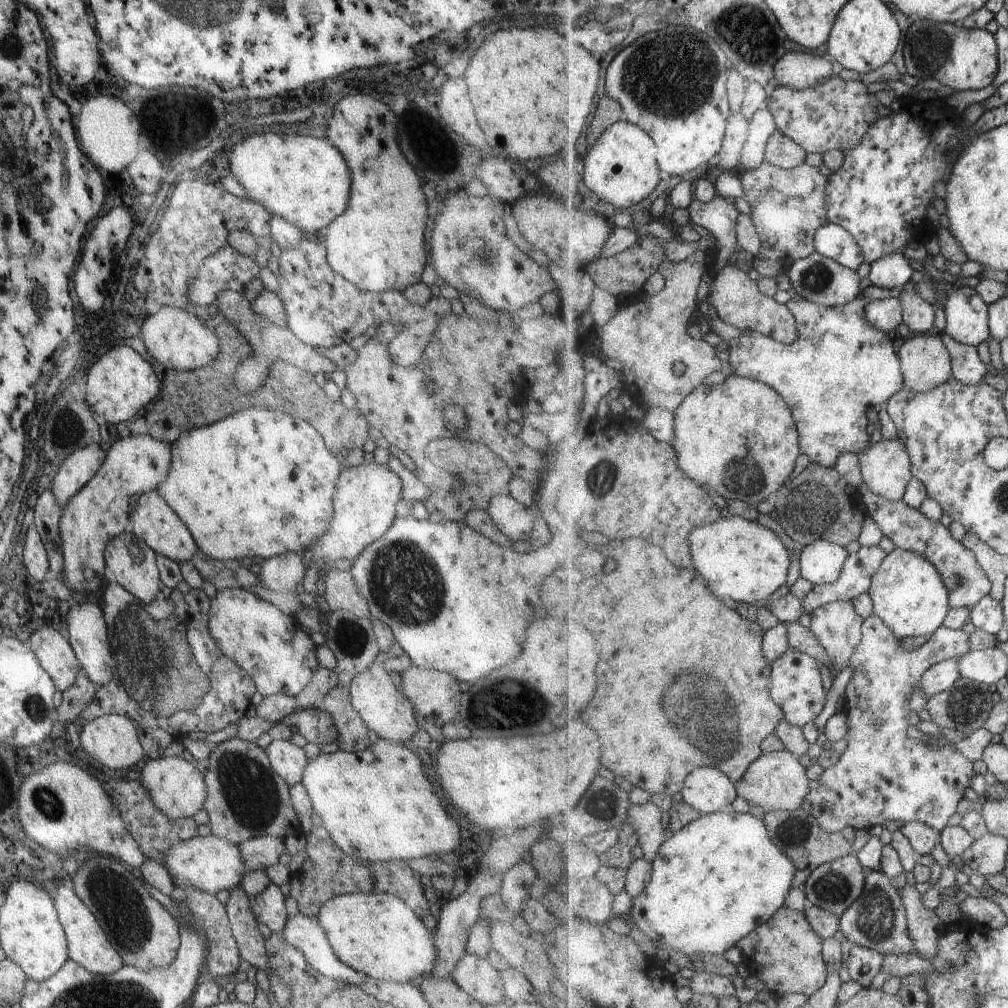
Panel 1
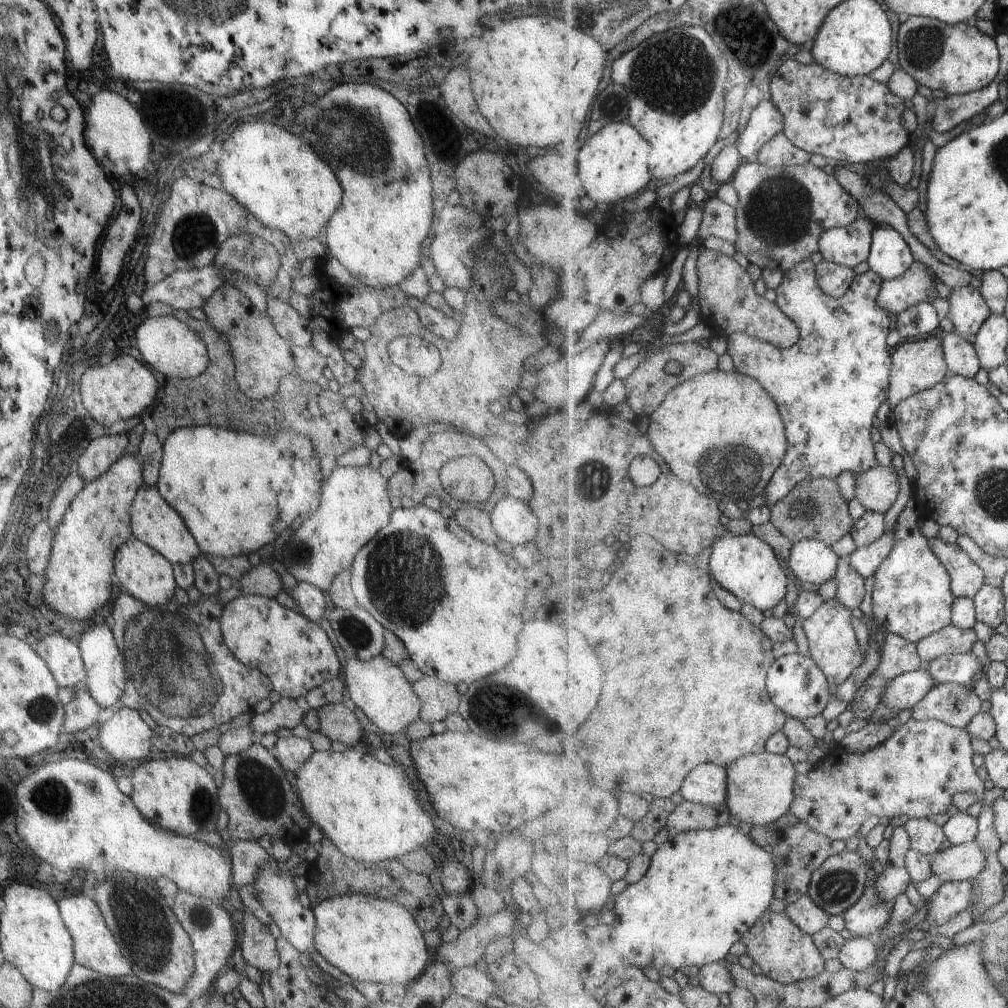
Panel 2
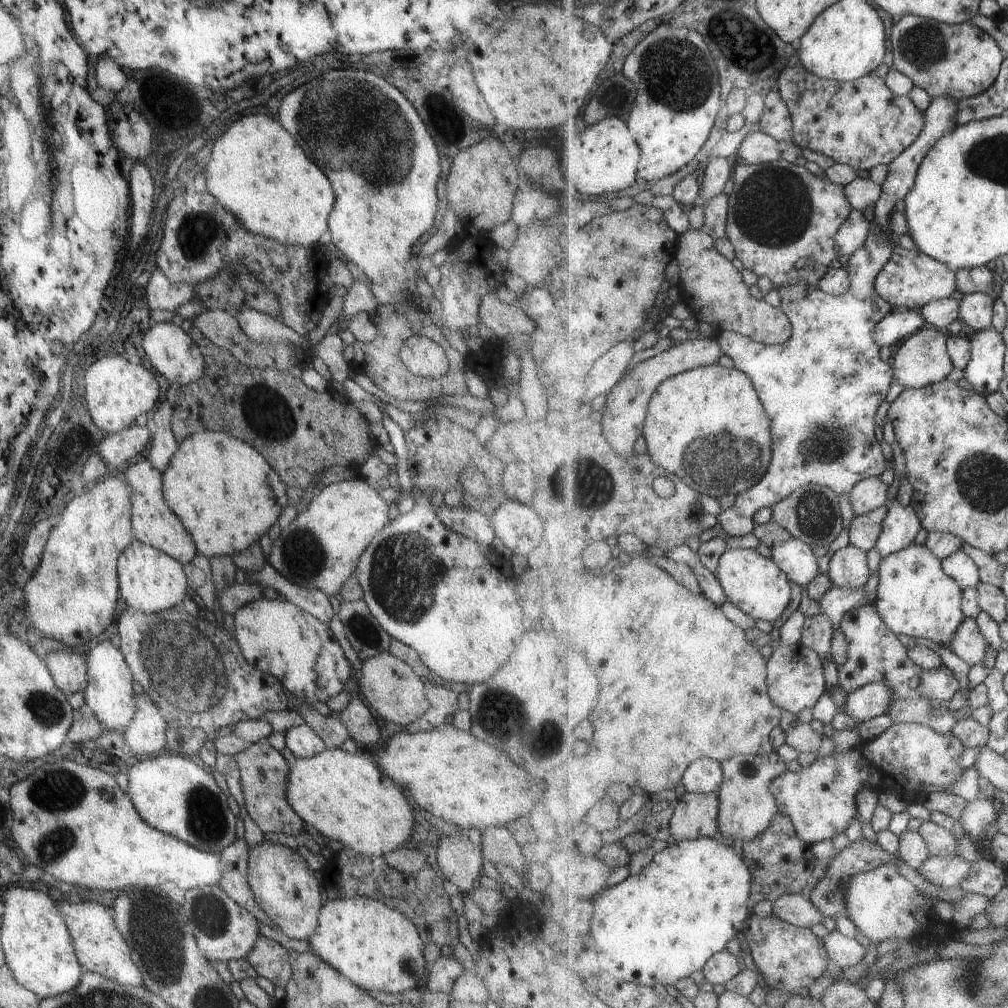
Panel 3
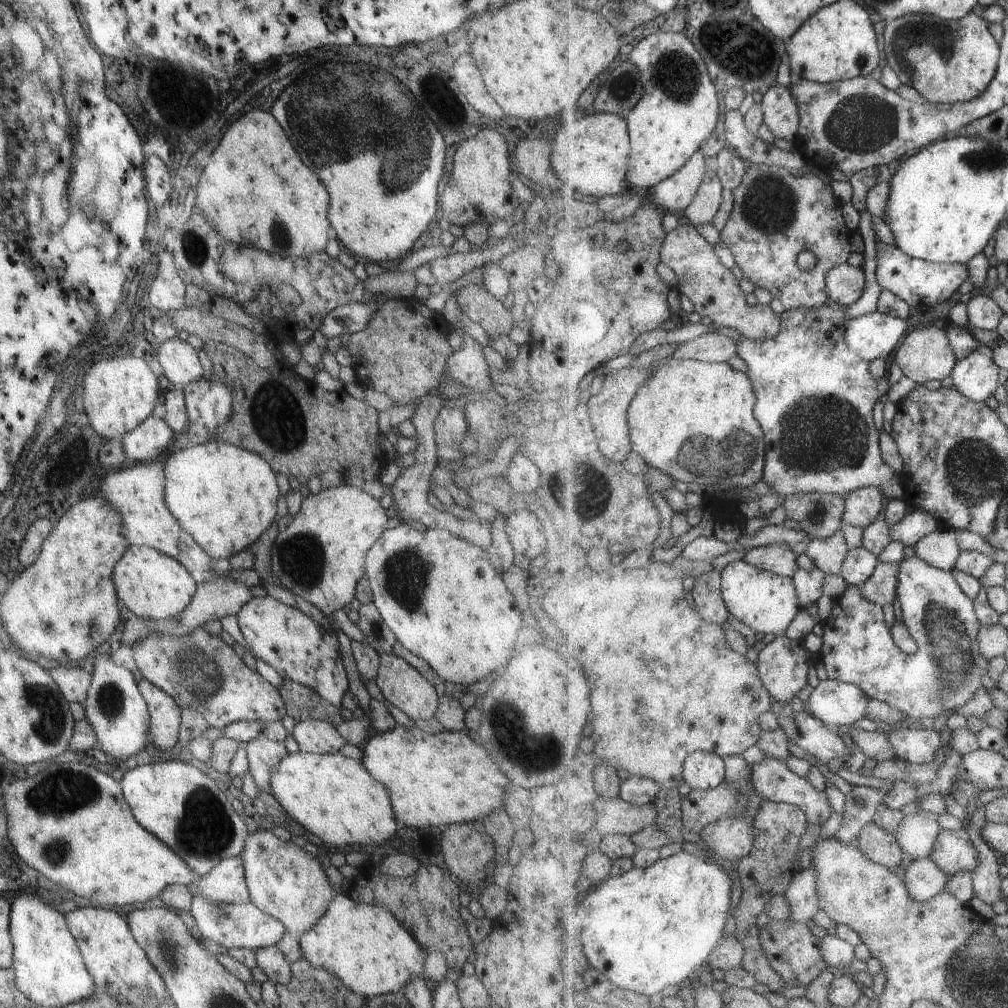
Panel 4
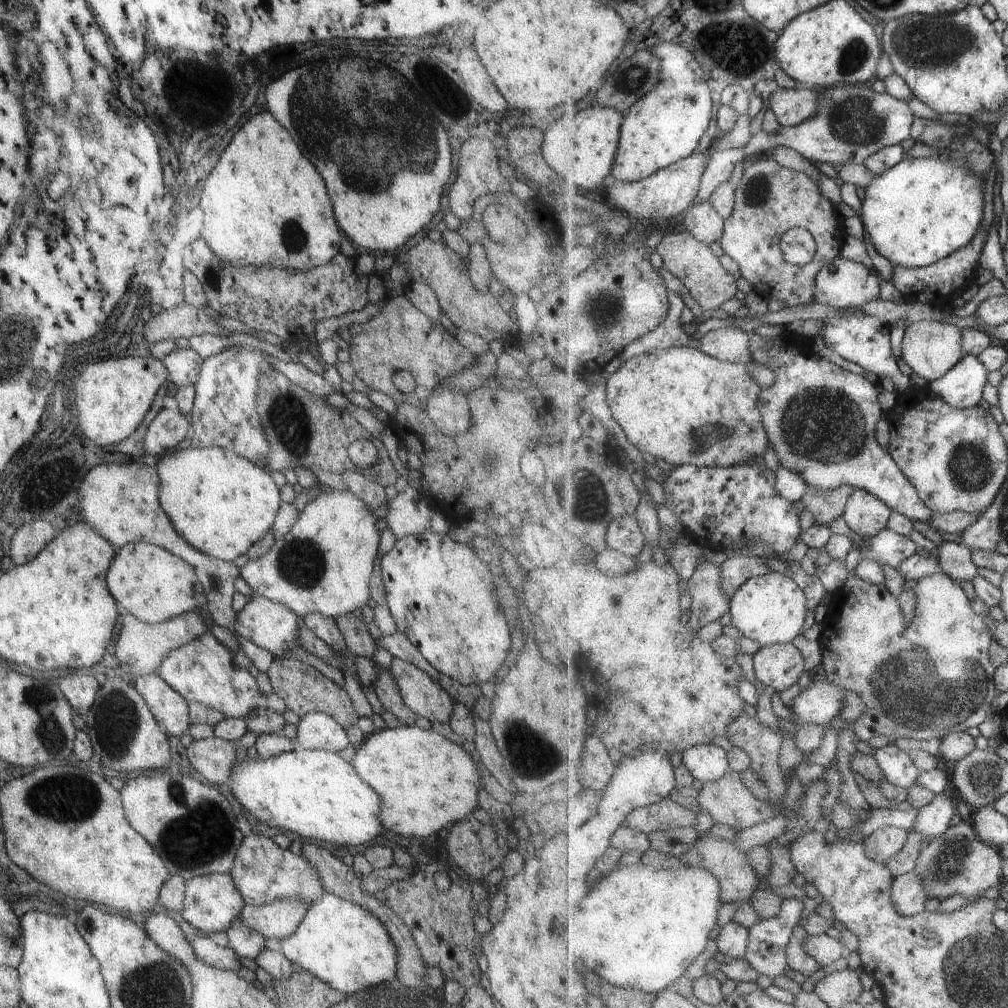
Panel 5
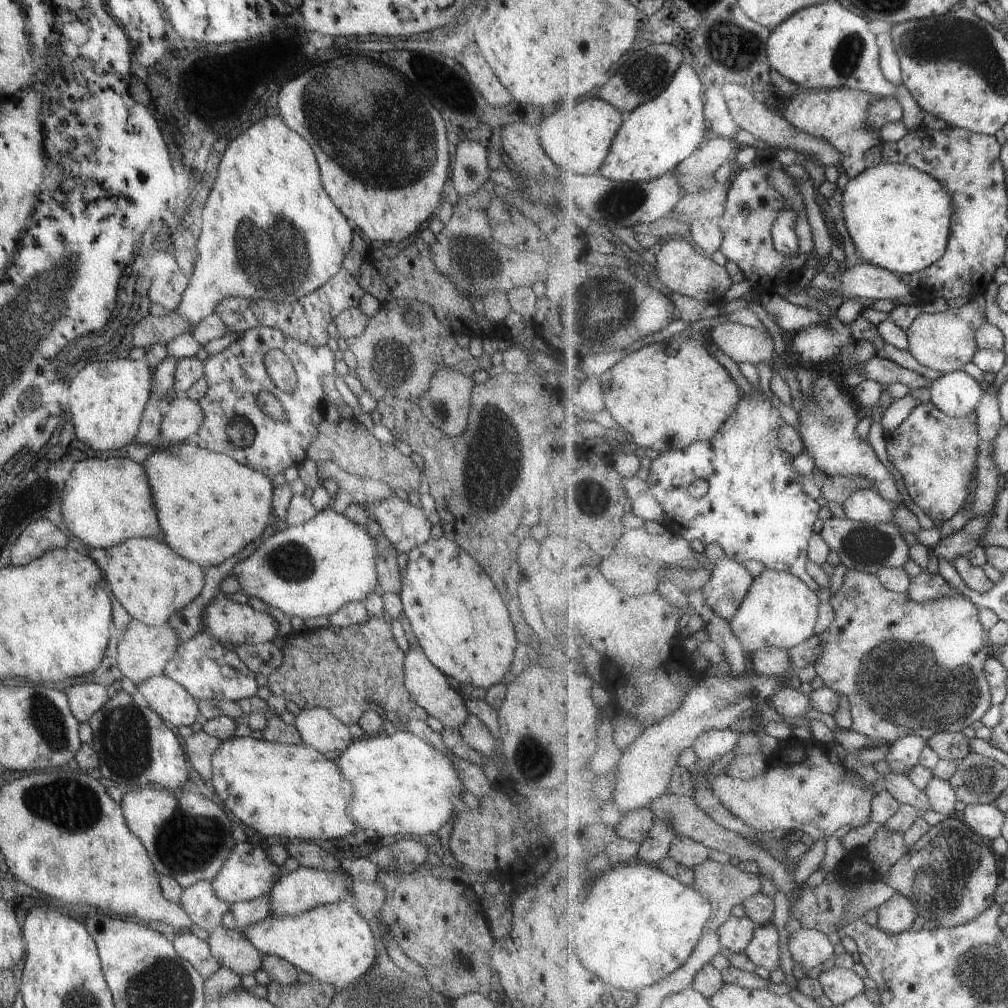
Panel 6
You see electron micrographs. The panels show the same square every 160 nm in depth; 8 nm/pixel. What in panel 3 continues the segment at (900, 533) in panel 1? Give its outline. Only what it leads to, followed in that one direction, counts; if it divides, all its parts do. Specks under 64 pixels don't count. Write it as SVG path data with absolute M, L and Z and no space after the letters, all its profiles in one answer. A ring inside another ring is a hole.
M957 550L949 558L945 558L942 561L942 566L944 567L945 574L955 579L963 590L973 587L978 588L982 583L979 566L964 551Z

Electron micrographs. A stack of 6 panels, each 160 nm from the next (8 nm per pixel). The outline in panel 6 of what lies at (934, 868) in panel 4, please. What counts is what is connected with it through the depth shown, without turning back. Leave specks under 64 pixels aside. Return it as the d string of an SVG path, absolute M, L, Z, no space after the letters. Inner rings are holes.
M896 893L876 909L876 927L888 935L896 935L911 929L919 912L913 906L911 898Z

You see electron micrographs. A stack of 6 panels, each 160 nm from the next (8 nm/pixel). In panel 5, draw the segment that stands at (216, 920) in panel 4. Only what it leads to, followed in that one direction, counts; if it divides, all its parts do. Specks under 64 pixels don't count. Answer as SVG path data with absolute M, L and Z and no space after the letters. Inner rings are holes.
M277 898L277 902L263 906L244 904L233 922L239 923L261 938L281 939L293 933L308 910L307 904L289 898Z

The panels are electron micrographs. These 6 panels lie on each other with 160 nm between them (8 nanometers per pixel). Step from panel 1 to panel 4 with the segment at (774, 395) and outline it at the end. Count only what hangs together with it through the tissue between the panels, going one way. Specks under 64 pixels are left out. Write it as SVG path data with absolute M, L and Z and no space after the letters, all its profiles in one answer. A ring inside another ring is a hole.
M665 358L656 362L655 372L649 376L649 382L637 392L635 400L630 407L630 426L633 451L639 454L651 468L663 470L666 474L673 476L677 481L685 484L696 483L701 487L719 483L722 486L733 488L745 488L749 486L761 486L761 481L765 478L765 462L767 444L764 440L764 428L757 421L754 410L756 409L757 396L753 388L752 379L748 374L735 370L731 364L709 363L695 360L677 360L677 358Z

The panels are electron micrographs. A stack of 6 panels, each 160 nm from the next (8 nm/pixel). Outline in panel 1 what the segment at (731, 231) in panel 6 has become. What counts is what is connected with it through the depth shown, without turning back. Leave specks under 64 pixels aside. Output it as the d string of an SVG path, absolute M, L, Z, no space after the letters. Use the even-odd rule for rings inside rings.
M764 163L758 168L744 171L740 180L745 190L746 200L752 209L752 220L754 221L757 233L761 238L763 256L765 259L777 261L789 270L792 264L816 251L816 233L825 225L828 220L828 195L826 192L829 185L829 177L823 176L819 167L803 164L795 169L781 169L773 163Z

